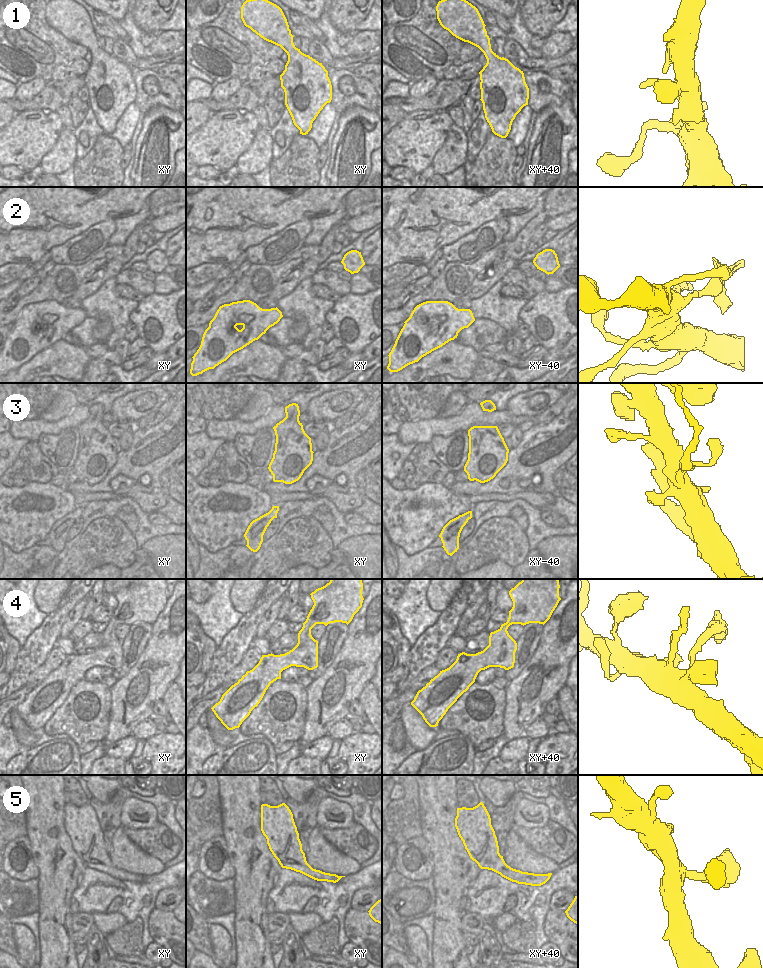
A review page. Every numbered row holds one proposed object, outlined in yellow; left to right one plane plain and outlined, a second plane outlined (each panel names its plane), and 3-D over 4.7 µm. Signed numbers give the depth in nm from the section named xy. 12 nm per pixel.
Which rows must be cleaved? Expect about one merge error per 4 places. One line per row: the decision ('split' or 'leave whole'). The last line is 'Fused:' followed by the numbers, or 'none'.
1: leave whole
2: leave whole
3: split
4: leave whole
5: leave whole
Fused: 3

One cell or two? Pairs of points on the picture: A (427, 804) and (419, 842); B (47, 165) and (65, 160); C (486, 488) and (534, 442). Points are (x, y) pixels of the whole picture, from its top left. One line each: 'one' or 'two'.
A: two
B: one
C: one

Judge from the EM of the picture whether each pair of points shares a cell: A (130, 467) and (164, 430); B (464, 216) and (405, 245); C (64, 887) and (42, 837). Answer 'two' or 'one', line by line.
A: one
B: one
C: one

